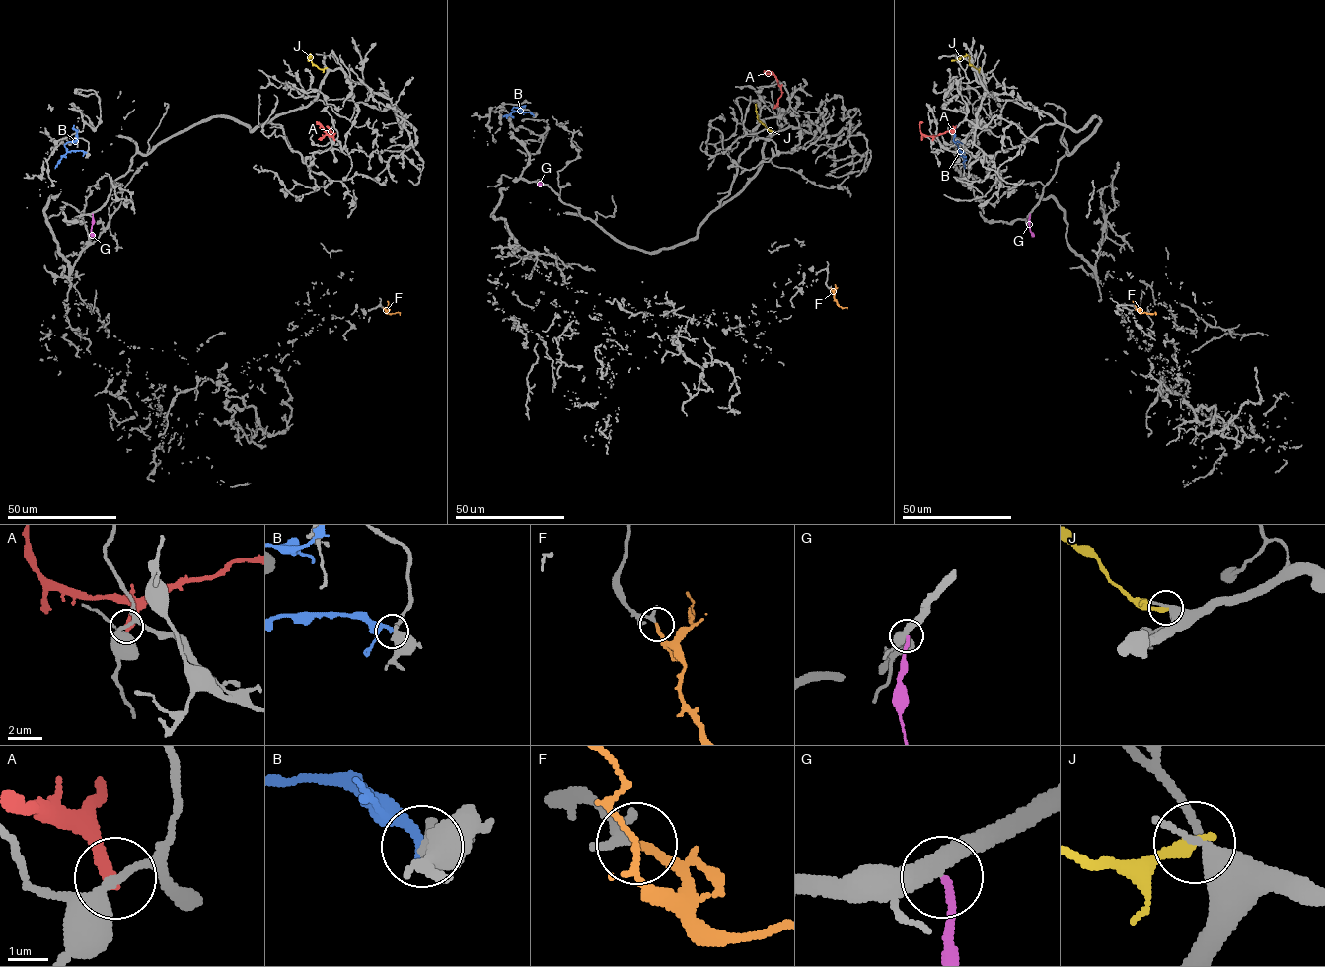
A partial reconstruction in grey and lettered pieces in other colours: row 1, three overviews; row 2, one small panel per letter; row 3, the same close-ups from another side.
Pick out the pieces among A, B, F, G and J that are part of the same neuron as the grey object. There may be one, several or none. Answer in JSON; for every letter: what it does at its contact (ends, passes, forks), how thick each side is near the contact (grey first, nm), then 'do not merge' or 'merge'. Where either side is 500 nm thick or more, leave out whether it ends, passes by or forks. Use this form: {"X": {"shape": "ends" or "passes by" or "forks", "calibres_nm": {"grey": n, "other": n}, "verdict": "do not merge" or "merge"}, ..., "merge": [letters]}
{"A": {"shape": "ends", "calibres_nm": {"grey": 240, "other": 400}, "verdict": "do not merge"}, "B": {"shape": "ends", "calibres_nm": {"grey": 480, "other": 240}, "verdict": "do not merge"}, "F": {"shape": "ends", "calibres_nm": {"grey": 240, "other": 200}, "verdict": "merge"}, "G": {"shape": "ends", "calibres_nm": {"grey": 400, "other": 160}, "verdict": "do not merge"}, "J": {"shape": "ends", "calibres_nm": {"grey": 400, "other": 320}, "verdict": "do not merge"}, "merge": ["F"]}

